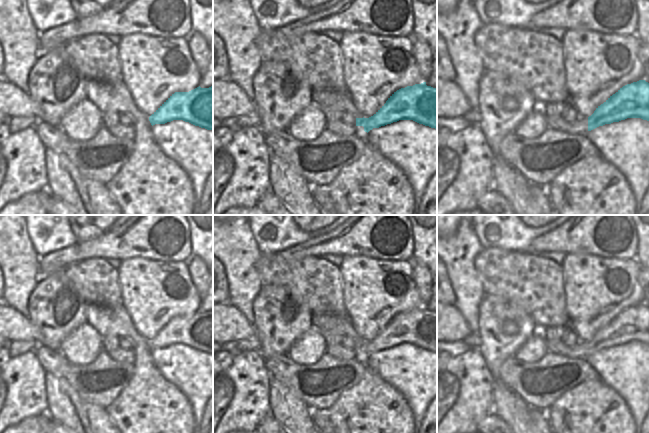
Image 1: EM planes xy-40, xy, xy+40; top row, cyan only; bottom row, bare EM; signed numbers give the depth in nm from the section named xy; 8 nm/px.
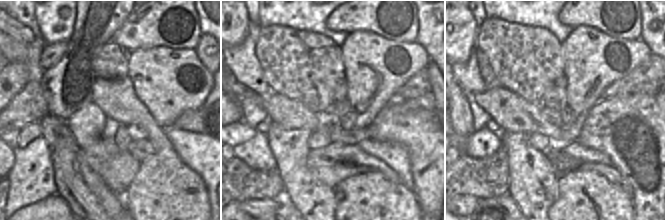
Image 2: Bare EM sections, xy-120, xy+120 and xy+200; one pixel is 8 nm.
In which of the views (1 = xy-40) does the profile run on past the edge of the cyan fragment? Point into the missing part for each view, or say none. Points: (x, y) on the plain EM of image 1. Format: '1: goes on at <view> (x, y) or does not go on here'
1: does not go on here

